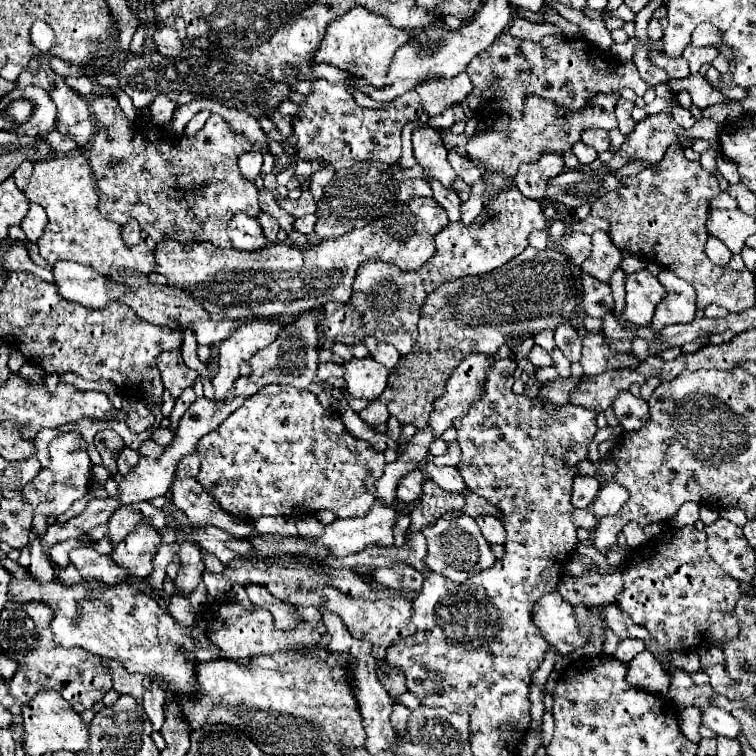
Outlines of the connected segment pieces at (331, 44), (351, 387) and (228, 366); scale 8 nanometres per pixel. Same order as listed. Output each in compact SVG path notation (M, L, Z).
M354 7L344 13L340 19L334 19L326 27L326 35L314 53L316 63L330 63L334 67L346 69L356 77L364 77L372 87L384 87L386 73L390 61L400 45L408 41L408 35L402 29L396 29L384 21L384 17L376 17L368 13L364 7Z
M372 357L364 359L352 359L346 367L346 383L348 383L348 393L352 397L362 397L362 399L376 399L388 385L388 375L390 369L384 365L376 363Z
M244 319L238 323L234 333L218 345L218 375L212 379L216 397L220 401L238 379L238 367L242 361L248 361L256 351L270 345L278 333L284 329L284 323L262 321L262 319Z

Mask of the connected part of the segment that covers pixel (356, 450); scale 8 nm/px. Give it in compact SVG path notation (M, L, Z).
M266 385L262 387L256 395L248 397L244 401L244 405L240 409L236 409L216 431L204 435L200 441L198 441L198 447L196 447L196 455L200 459L200 473L196 477L196 481L218 501L218 505L234 515L234 517L250 517L250 519L258 519L258 517L264 517L264 515L282 515L282 517L300 517L300 515L312 515L316 511L332 511L336 517L364 517L368 513L368 509L372 507L374 503L374 493L376 493L376 479L380 477L380 473L384 471L384 455L374 451L372 445L364 439L356 439L352 437L342 419L340 419L340 413L336 409L324 409L318 399L308 391L308 389L296 389L296 387L288 387L288 385Z

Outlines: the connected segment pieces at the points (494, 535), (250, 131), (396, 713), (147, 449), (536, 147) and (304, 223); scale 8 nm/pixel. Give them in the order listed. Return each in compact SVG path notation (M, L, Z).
M486 515L486 517L478 517L476 519L484 539L492 545L492 543L504 543L504 525L498 517L492 517L492 515Z
M212 103L212 105L210 105L210 111L222 115L224 121L228 121L228 125L230 125L236 133L244 133L252 143L262 143L262 145L266 145L266 135L264 135L264 131L260 129L258 121L256 121L250 113L238 111L238 109L230 109L230 107L220 105L220 103Z
M400 703L394 705L394 711L392 711L392 715L390 715L390 721L392 721L392 725L394 725L394 729L396 729L398 733L402 733L402 731L406 729L406 719L408 719L408 715L410 715L410 709L406 709L406 707L400 705Z
M144 441L142 445L140 445L140 449L138 449L138 453L140 455L144 455L144 457L160 457L160 453L162 453L164 449L160 447L160 445L156 445L154 441Z
M600 93L600 97L592 99L592 105L584 109L584 113L572 113L572 117L556 117L556 109L548 105L542 97L528 97L528 109L524 111L524 117L520 121L510 119L510 131L508 133L496 133L496 131L484 131L474 135L468 145L466 153L470 159L482 161L488 171L502 173L504 177L512 179L516 177L516 171L522 163L536 161L536 157L548 149L556 149L556 153L566 153L572 149L572 145L580 139L580 133L590 127L600 129L616 129L618 121L614 115L614 107L618 101L618 93Z
M306 215L306 217L300 217L300 219L294 219L294 229L304 233L304 235L310 235L314 231L314 225L316 225L316 215Z

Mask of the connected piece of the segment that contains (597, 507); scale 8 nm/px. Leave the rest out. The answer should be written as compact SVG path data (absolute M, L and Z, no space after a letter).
M614 481L604 483L604 487L598 491L594 503L592 503L592 511L598 517L604 515L616 515L620 511L620 507L628 501L628 491L622 485L616 485Z

